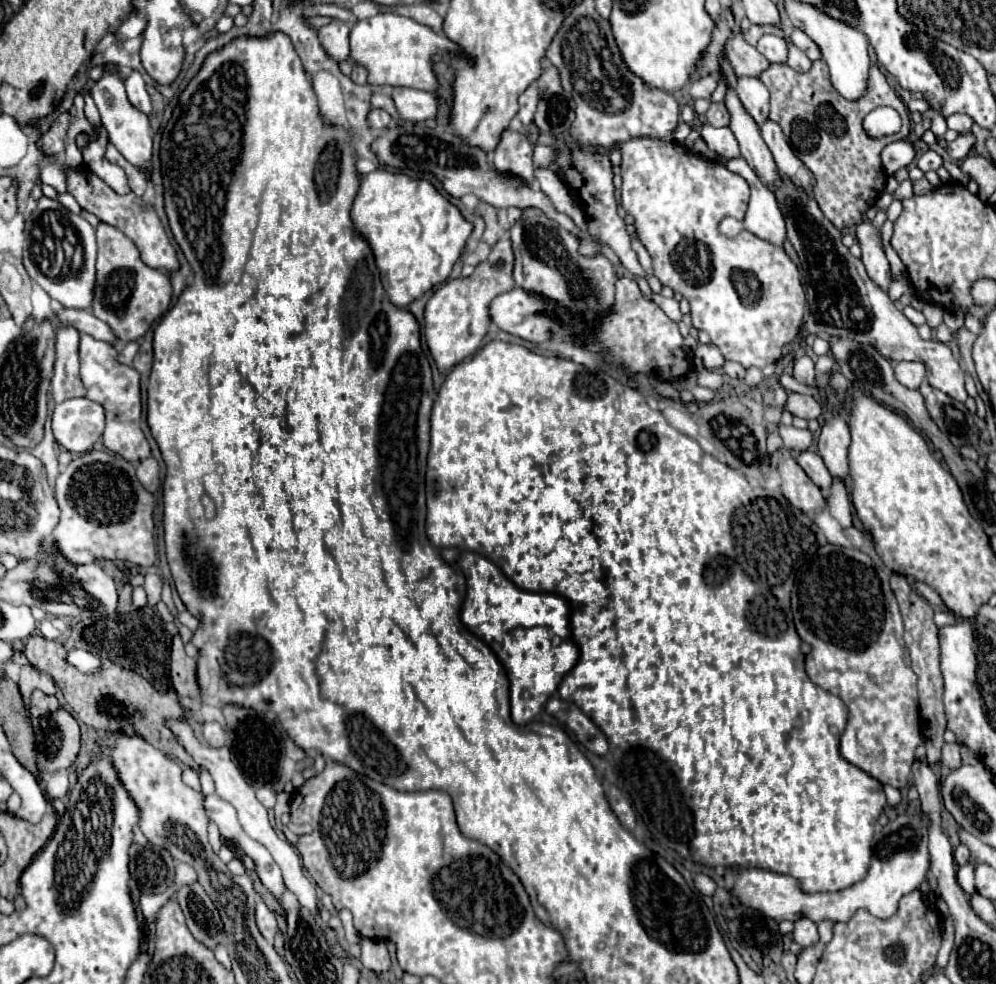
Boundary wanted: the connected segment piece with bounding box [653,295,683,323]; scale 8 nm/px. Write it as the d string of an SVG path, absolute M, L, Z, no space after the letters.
M653 295L653 301L665 311L665 315L669 315L669 319L673 319L675 323L679 323L683 319L681 311L679 311L679 301L675 299L665 299L663 295Z

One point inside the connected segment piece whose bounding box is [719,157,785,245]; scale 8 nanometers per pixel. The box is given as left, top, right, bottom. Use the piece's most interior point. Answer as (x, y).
(764, 219)

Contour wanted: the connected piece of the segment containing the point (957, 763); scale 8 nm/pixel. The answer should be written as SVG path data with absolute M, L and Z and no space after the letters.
M945 743L941 763L943 763L945 767L949 767L949 769L961 767L961 755L959 755L959 745L957 745L957 743Z

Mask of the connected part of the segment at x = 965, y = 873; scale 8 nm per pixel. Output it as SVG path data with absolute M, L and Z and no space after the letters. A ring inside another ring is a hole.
M967 863L965 867L959 867L957 869L957 881L959 881L959 885L961 885L961 889L965 891L965 893L975 893L975 883L973 883L973 865L971 863Z

